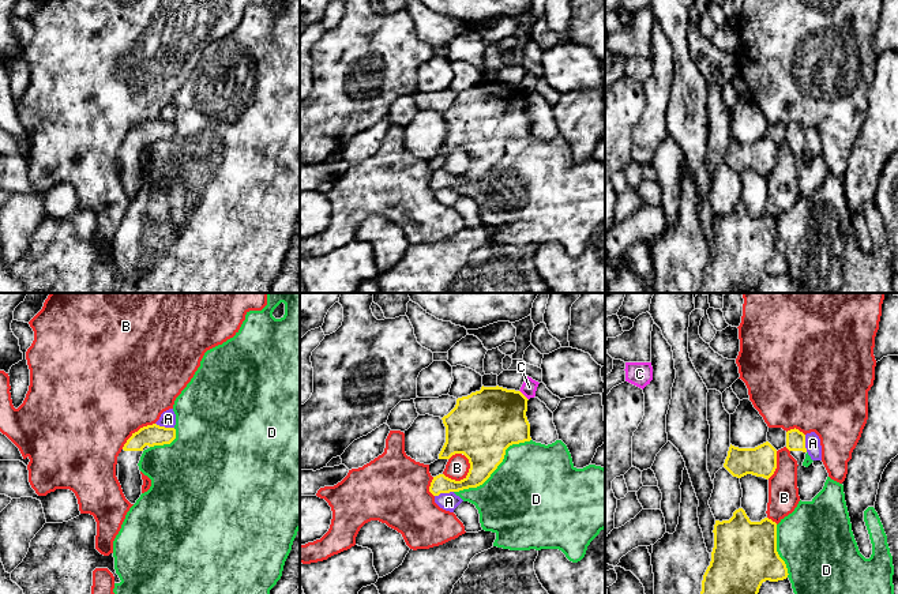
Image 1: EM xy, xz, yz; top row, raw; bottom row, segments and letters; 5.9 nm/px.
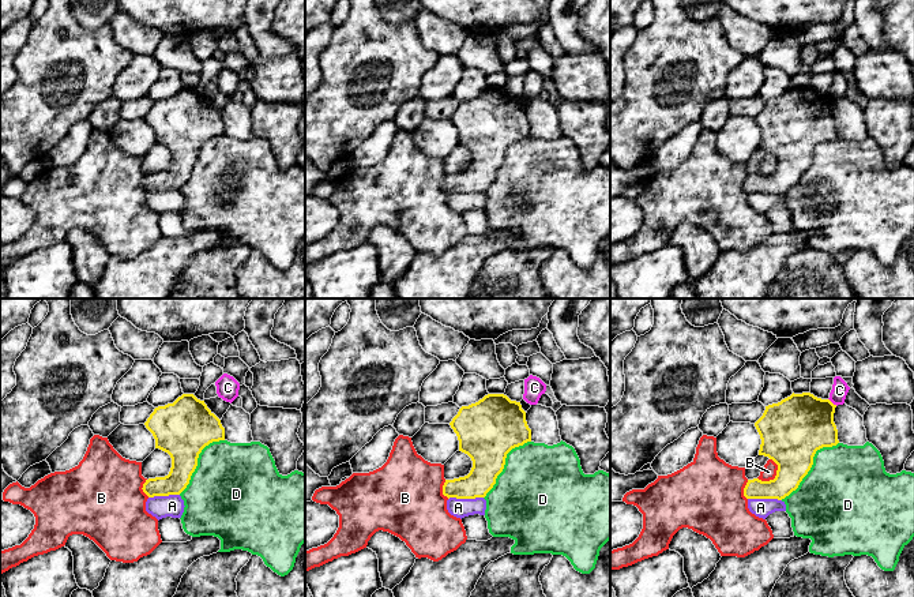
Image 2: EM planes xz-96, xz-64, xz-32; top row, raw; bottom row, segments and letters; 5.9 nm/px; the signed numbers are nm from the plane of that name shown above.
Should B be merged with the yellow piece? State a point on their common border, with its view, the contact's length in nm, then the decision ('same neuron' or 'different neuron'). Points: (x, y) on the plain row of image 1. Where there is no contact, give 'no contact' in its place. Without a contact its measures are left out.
xz (468, 169) | 180 nm | different neuron

